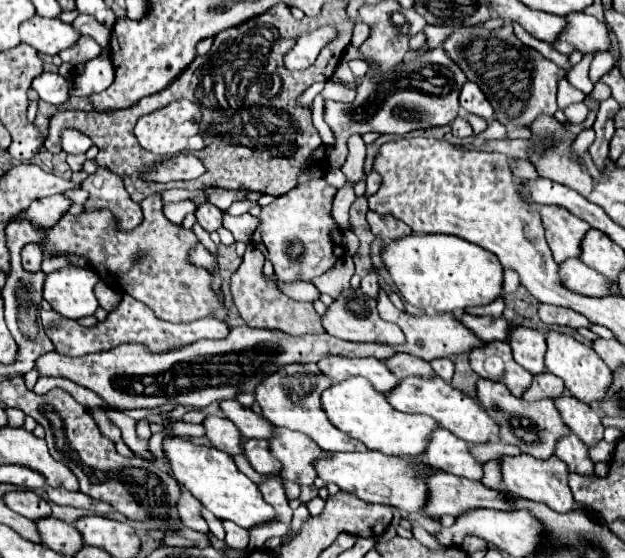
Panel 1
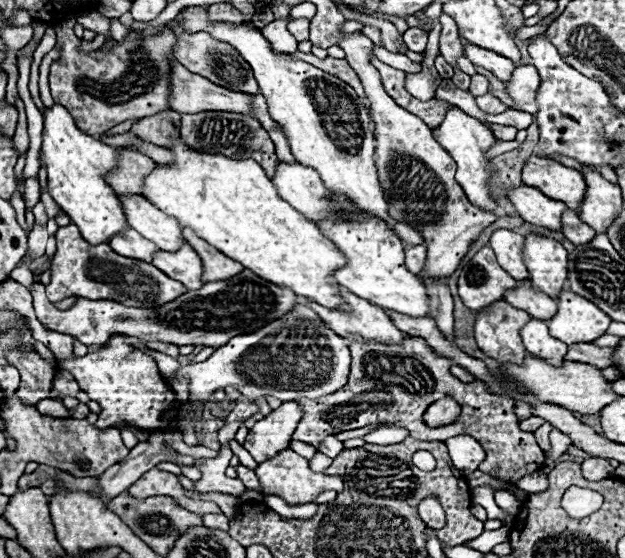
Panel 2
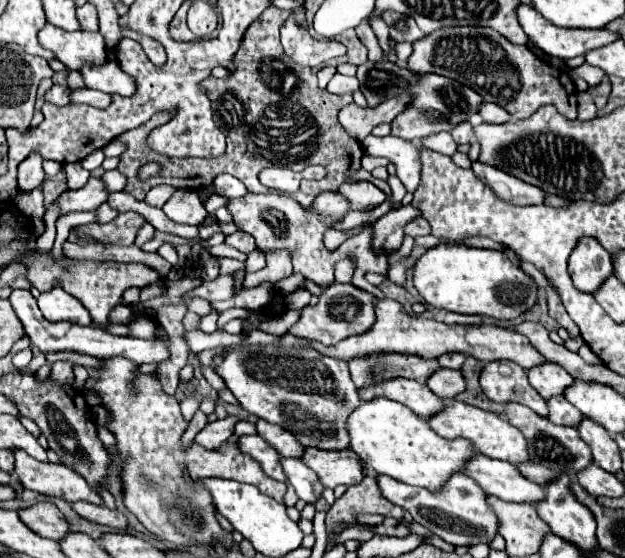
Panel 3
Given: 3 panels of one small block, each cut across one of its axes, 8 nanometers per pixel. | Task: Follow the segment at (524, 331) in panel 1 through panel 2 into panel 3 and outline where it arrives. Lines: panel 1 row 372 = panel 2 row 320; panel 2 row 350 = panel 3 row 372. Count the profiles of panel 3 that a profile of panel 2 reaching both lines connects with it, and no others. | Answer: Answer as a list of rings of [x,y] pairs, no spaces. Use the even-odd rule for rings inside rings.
[[[544,362],[540,364],[540,368],[532,368],[532,372],[528,372],[528,380],[544,400],[564,394],[564,390],[574,382],[572,376],[564,372],[564,368],[552,362]]]

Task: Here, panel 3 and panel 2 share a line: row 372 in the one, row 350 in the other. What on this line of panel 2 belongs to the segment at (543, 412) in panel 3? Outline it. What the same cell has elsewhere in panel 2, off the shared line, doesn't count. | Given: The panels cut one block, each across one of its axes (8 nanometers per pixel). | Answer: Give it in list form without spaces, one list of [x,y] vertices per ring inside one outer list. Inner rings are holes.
[[[496,302],[476,314],[476,342],[480,350],[500,364],[522,364],[526,348],[520,338],[520,330],[530,320],[524,310],[508,306],[508,302]]]

